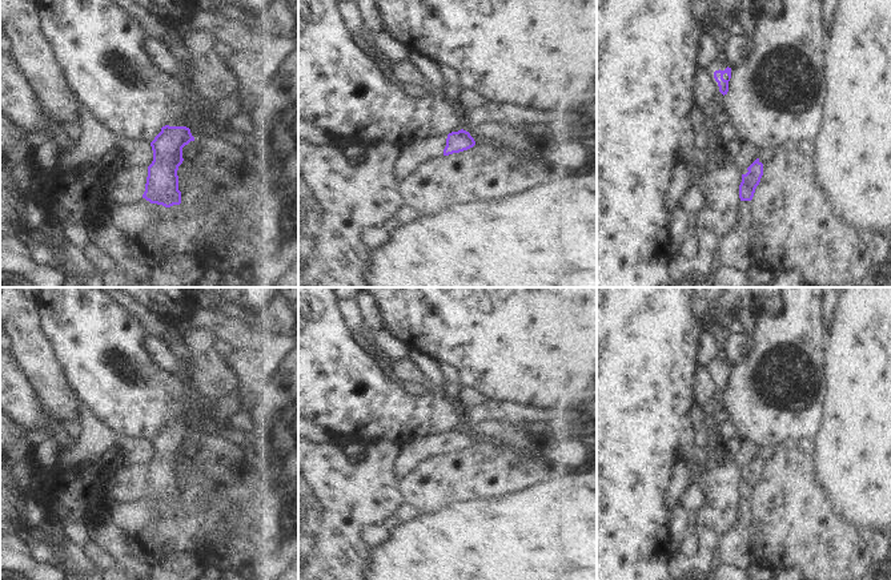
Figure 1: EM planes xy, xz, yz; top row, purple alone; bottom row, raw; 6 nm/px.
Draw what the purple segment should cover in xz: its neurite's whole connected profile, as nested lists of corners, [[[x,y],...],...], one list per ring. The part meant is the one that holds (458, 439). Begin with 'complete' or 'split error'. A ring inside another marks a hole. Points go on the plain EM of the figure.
split error; [[[463,427],[449,432],[421,436],[400,446],[400,451],[393,463],[393,475],[401,478],[410,472],[424,459],[459,451],[474,443],[474,436]]]

